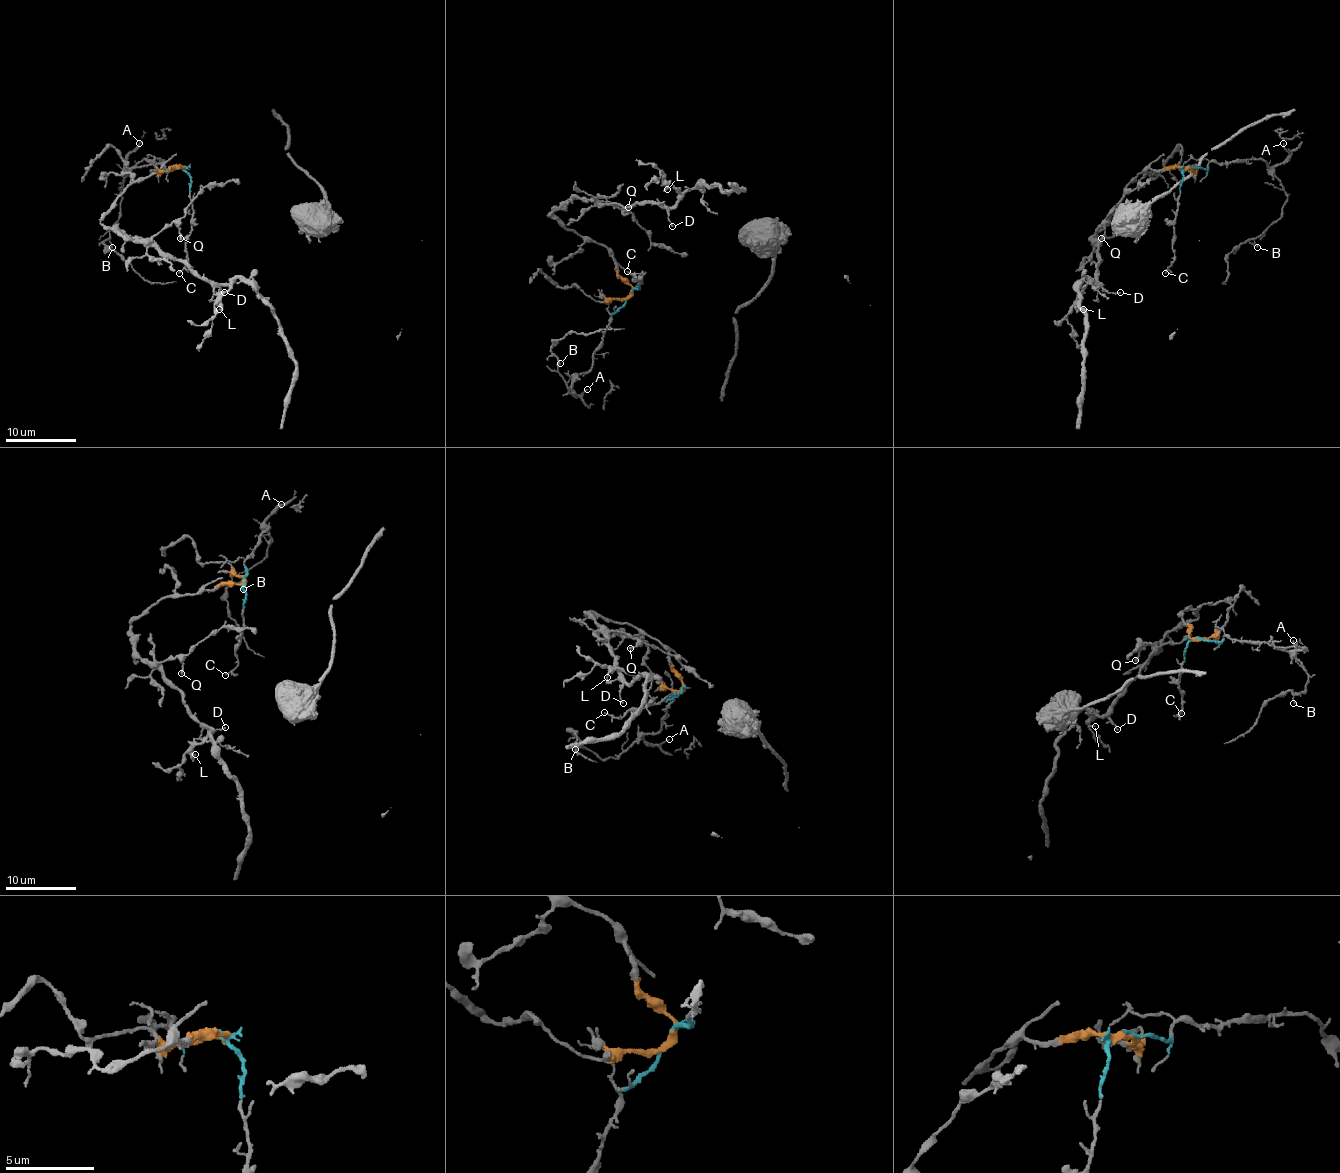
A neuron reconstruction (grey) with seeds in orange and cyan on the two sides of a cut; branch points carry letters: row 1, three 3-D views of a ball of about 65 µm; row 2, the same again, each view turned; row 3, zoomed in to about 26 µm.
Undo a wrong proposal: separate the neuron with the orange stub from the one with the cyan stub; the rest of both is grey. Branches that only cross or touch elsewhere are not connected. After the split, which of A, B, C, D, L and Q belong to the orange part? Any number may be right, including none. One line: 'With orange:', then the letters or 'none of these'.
With orange: D, L, Q

